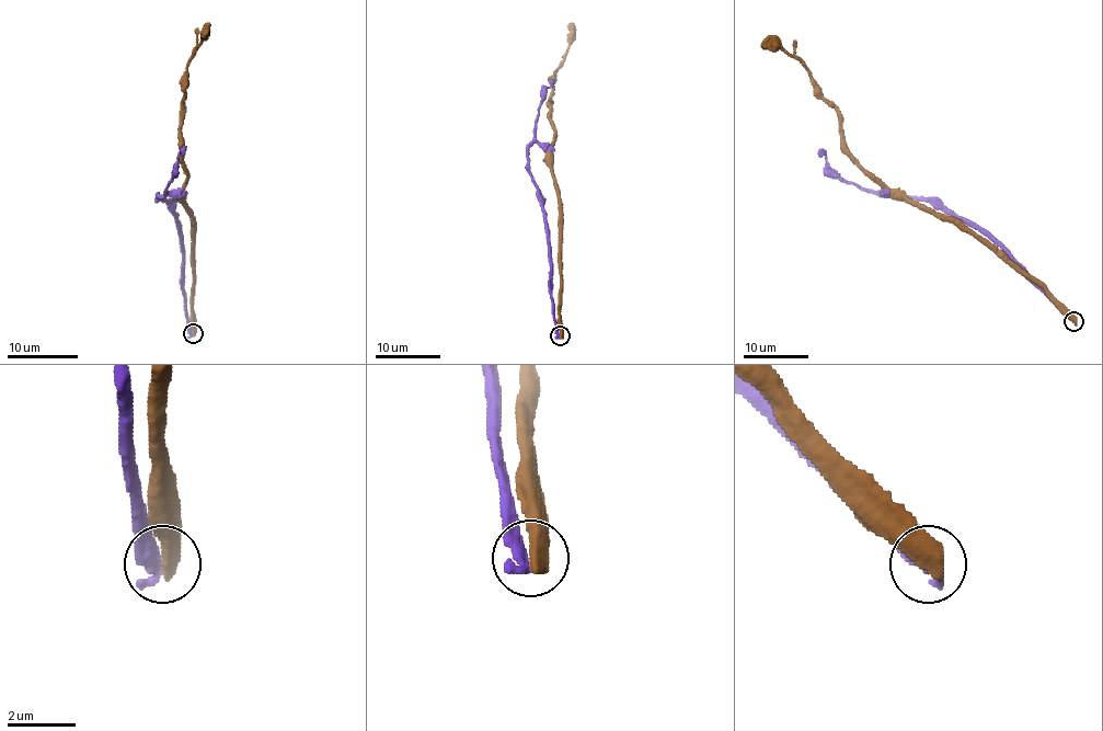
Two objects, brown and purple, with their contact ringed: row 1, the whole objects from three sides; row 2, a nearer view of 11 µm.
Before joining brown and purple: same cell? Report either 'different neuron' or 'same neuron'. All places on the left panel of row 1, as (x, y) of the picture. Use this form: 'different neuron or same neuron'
different neuron

